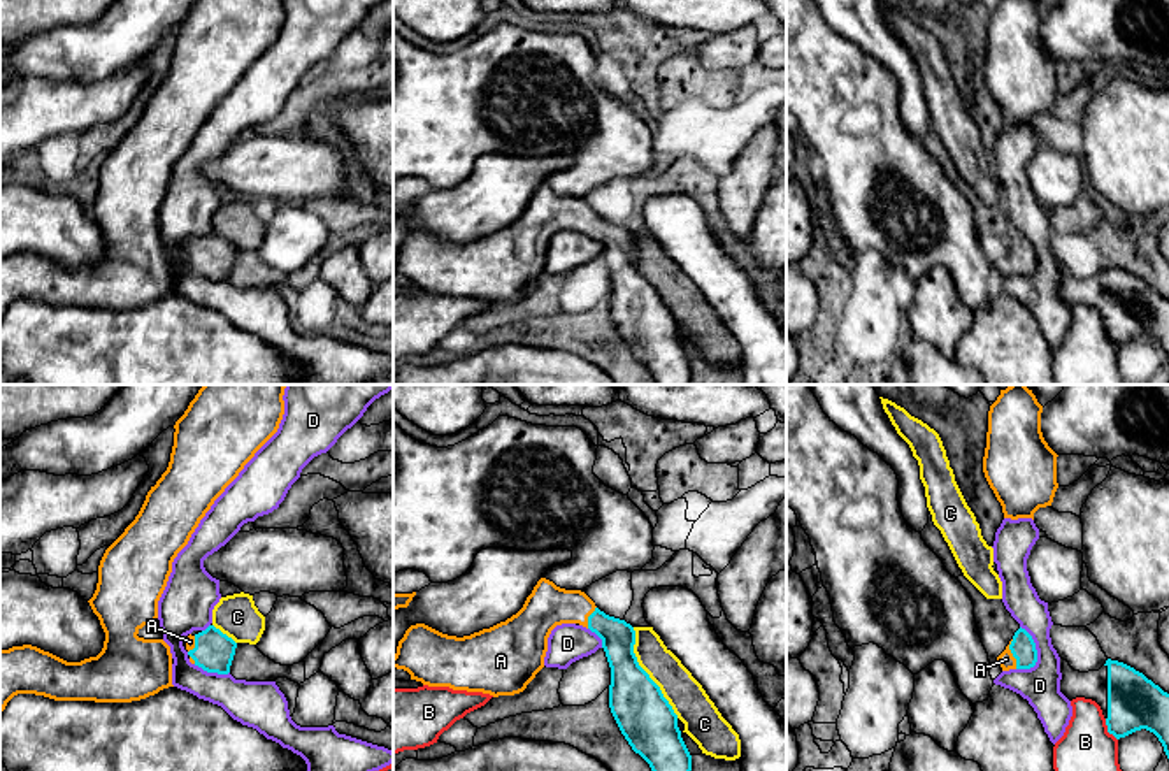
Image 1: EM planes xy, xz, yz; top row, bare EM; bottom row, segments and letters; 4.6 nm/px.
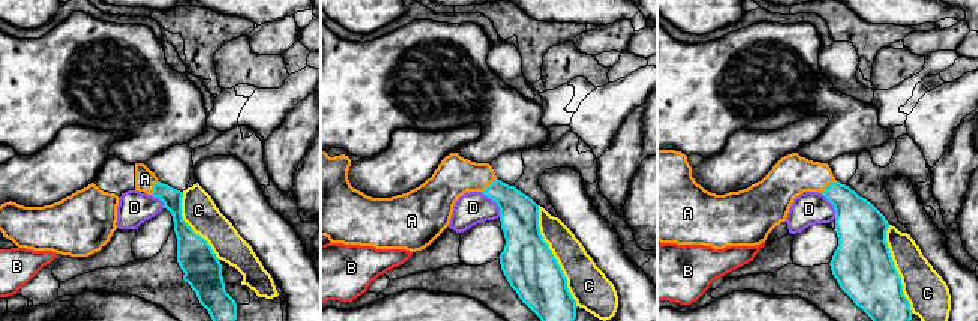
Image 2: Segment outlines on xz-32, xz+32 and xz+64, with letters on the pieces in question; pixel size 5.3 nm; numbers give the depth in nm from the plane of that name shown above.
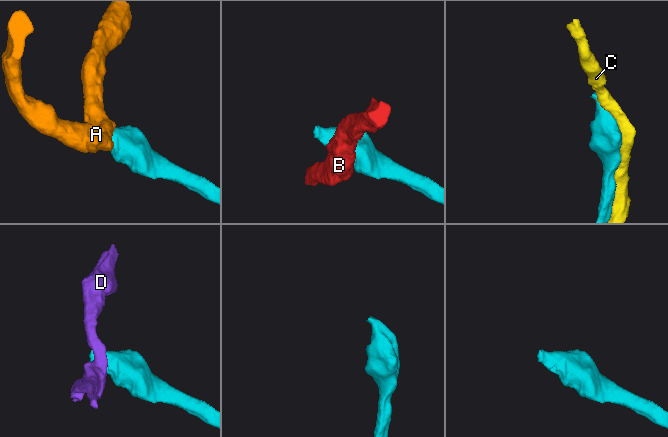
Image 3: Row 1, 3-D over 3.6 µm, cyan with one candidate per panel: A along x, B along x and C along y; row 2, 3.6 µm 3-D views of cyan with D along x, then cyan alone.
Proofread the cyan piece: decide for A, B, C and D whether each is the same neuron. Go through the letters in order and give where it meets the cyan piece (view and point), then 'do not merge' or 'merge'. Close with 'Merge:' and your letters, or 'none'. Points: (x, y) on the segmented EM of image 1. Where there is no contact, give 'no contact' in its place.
A: contact yz (1011, 652); merge
B: contact yz (1108, 729); do not merge
C: contact xz (646, 673); do not merge
D: contact yz (1034, 648); do not merge
Merge: A

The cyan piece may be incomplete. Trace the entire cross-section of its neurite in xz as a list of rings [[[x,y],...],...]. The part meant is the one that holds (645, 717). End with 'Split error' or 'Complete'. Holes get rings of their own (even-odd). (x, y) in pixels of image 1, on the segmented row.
[[[546,578],[537,581],[516,615],[470,636],[456,638],[425,623],[411,625],[398,641],[393,667],[407,671],[411,680],[428,687],[483,692],[493,697],[514,695],[523,692],[544,667],[548,638],[562,623],[579,623],[602,639],[611,667],[609,708],[632,750],[649,764],[651,771],[692,771],[692,755],[681,738],[678,715],[637,662],[634,627],[600,611],[584,592],[560,588]]]. Split error

